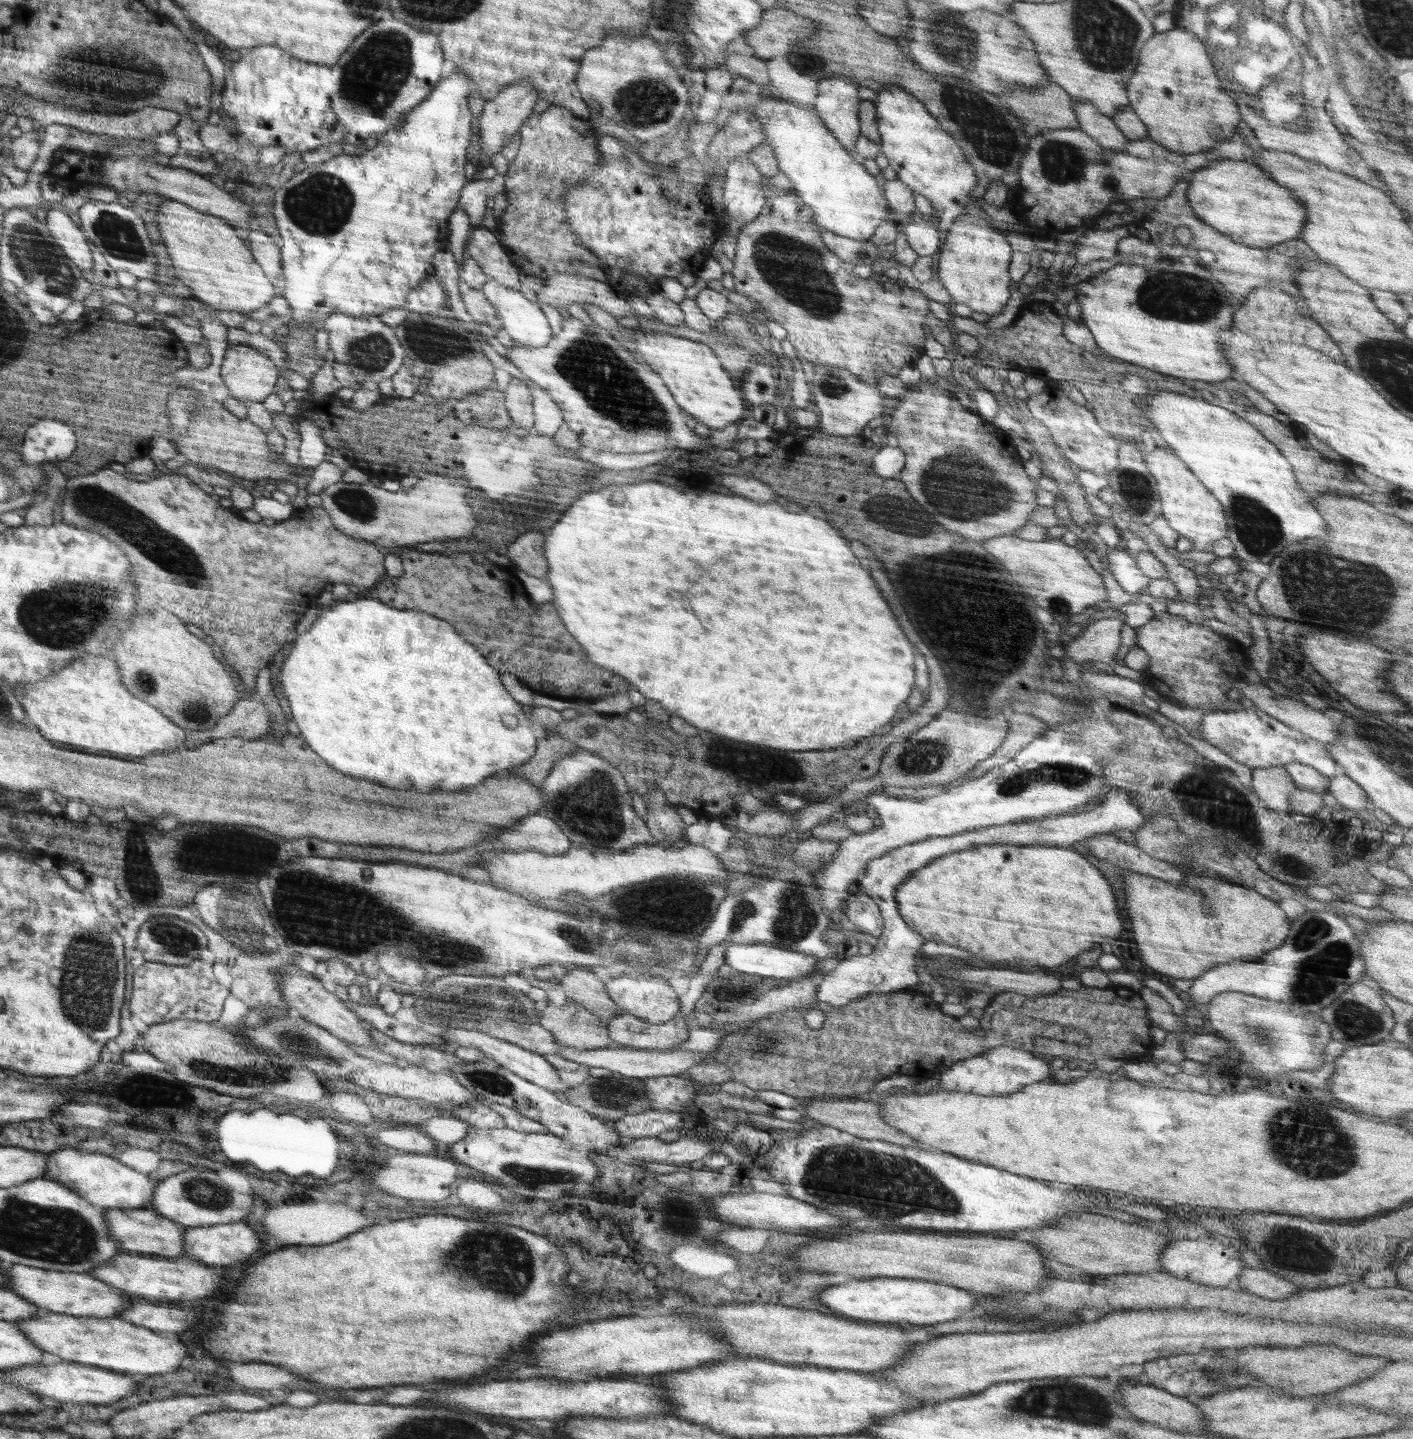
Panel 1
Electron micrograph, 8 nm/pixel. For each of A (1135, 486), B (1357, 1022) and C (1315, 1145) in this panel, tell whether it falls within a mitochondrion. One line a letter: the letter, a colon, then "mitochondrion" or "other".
A: mitochondrion
B: mitochondrion
C: mitochondrion

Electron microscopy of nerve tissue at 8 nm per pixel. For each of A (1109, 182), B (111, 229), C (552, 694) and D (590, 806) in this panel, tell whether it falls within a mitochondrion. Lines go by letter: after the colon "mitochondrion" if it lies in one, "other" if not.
A: mitochondrion
B: mitochondrion
C: other
D: mitochondrion

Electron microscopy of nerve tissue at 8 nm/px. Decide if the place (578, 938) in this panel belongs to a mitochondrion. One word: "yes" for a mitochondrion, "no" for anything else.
yes

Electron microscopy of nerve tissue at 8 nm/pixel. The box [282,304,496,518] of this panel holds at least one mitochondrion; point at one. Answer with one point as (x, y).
(441, 348)

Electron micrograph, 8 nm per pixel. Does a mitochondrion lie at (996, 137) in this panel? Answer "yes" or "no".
yes

